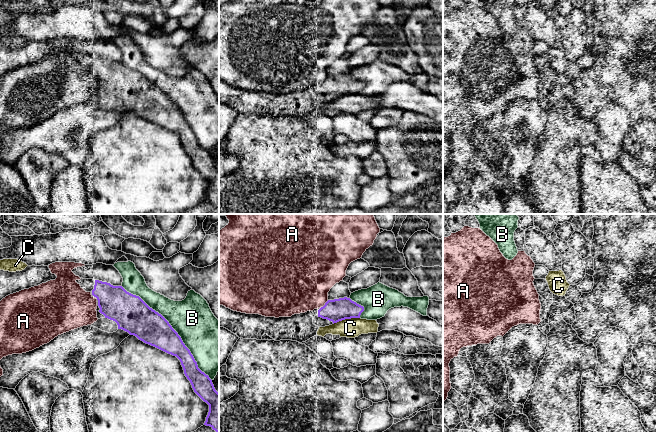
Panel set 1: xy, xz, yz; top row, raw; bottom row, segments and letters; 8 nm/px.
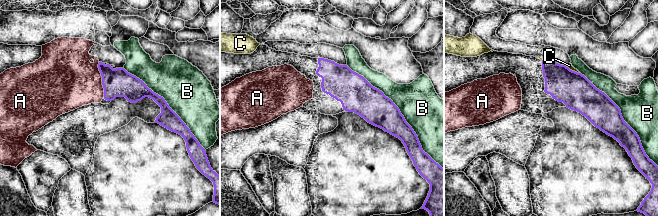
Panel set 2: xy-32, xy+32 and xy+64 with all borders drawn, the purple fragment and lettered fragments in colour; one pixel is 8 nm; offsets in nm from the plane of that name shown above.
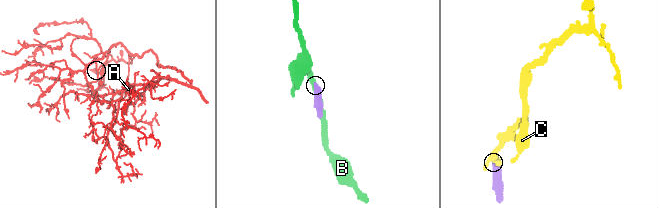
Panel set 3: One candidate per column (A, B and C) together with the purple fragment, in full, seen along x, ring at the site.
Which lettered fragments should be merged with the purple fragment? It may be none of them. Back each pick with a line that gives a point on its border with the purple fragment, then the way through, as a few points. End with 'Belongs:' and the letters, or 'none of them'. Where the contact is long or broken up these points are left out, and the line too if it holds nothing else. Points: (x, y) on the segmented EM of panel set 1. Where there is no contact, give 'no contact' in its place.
Belongs: none of them

